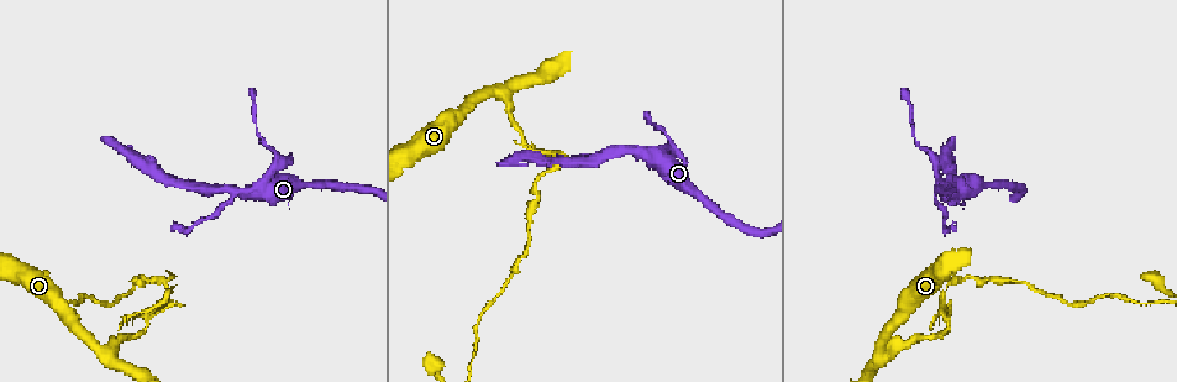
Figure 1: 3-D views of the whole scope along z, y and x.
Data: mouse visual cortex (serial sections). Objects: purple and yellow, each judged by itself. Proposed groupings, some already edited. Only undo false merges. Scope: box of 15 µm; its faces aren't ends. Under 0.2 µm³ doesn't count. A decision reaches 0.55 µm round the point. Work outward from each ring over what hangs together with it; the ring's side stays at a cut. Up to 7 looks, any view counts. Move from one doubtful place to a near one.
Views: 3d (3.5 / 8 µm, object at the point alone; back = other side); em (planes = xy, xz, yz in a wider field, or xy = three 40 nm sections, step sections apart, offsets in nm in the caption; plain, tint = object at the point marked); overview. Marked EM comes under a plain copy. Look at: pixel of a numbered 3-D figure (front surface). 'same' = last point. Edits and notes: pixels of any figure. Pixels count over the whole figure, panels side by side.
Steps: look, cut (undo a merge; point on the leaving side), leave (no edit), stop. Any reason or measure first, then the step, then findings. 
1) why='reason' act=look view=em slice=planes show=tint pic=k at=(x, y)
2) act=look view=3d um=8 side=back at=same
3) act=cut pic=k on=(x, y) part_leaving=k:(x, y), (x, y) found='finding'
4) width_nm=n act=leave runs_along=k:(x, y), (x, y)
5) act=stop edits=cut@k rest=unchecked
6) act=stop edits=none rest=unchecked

why='abrupt turn' act=look view=3d um=3.5 pic=1 at=(889, 353)

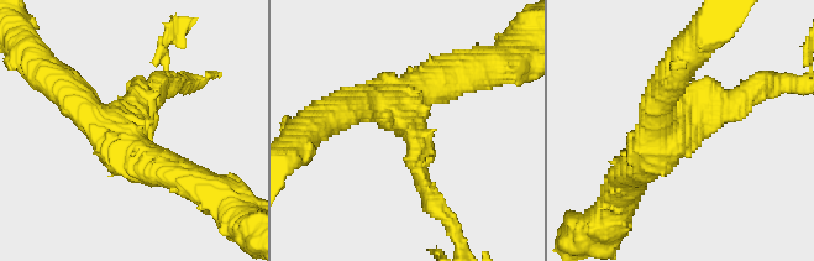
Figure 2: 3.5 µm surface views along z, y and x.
arms=3 arm_widths_nm=300,450,500 act=look view=em slice=planes show=tint pic=2 at=(409, 120)

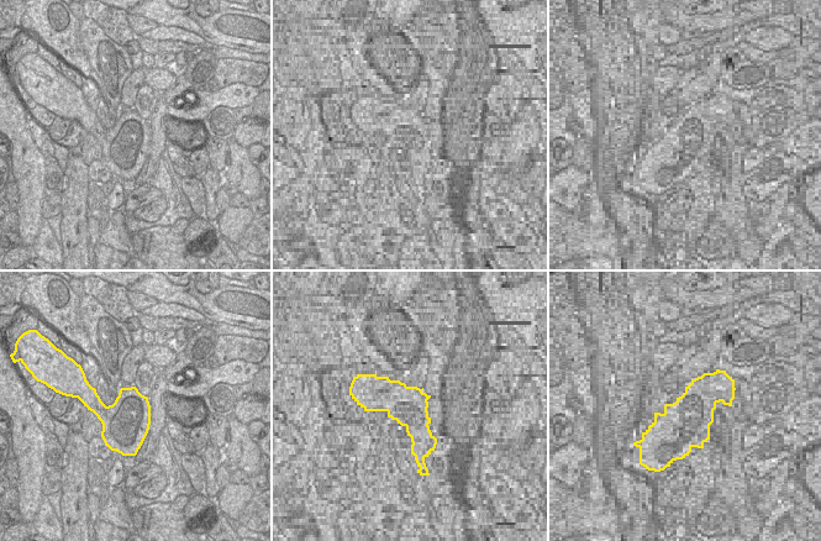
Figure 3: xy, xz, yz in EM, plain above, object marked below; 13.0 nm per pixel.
act=leave found='continuous, no second cell'

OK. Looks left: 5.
why='two arms at a narrow angle' act=look view=3d um=3.5 pic=1 at=(944, 270)

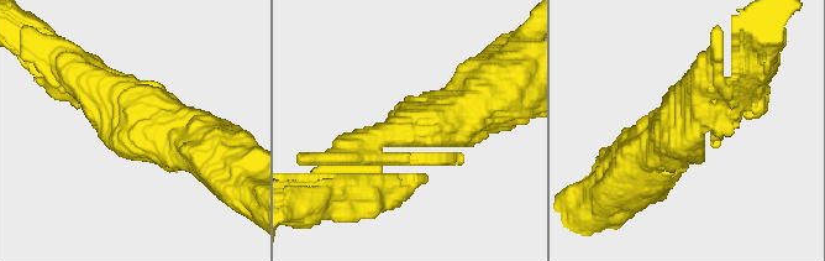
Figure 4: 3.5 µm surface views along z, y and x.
arms=3 arm_widths_nm=150,150,700 why='shape alone is not enough' act=look view=em slice=xy step=3 show=tint pic=4 at=(683, 122)

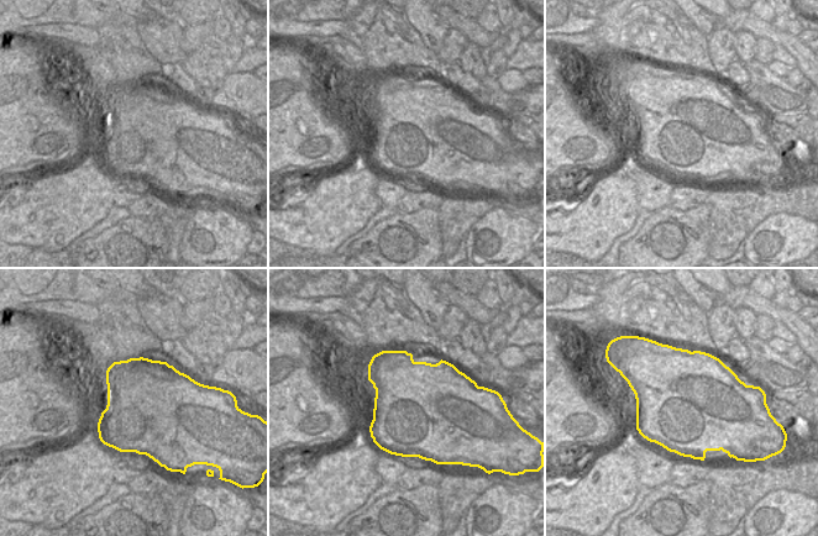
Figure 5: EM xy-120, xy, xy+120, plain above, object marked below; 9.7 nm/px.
act=leave runs_along=4:(494, 92), (384, 134), (381, 165) found='one cell here'

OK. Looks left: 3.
why='abrupt turn' act=look view=3d um=8 pic=1 at=(259, 194)

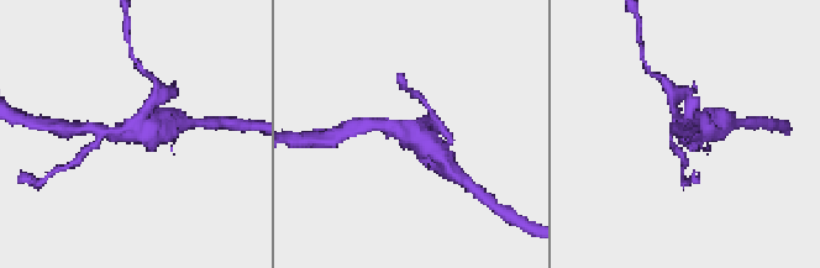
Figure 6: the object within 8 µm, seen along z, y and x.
why='closer look' act=look view=3d um=3.5 pic=6 at=(130, 133)

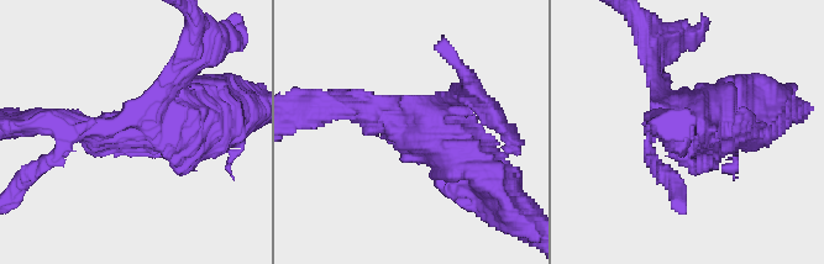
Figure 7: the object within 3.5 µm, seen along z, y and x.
act=look view=em slice=xy step=1 show=tint pic=7 at=(416, 132)

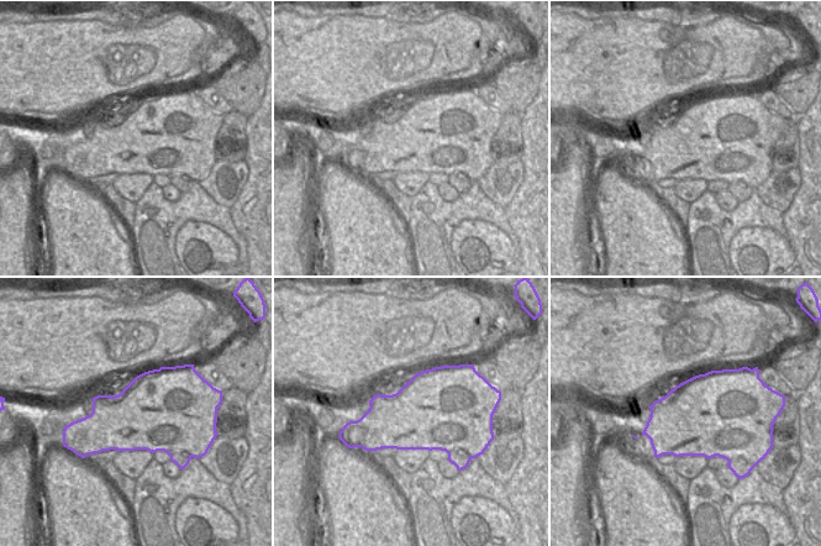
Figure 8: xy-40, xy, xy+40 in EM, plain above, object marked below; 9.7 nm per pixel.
width_nm=800 act=cut pic=7 on=(176, 64) part_leaving=7:(159, 103), (194, 30) found='two cells meet here'

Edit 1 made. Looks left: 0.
act=stop edits=cut@7 rest=unchecked

